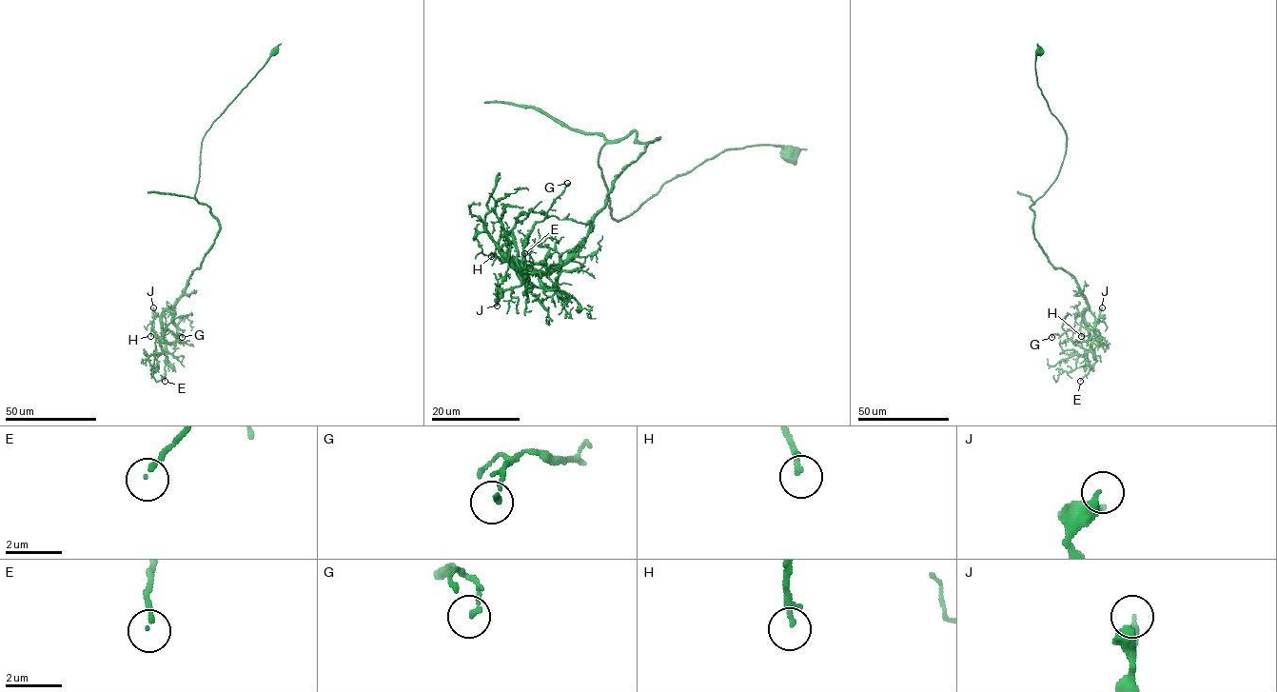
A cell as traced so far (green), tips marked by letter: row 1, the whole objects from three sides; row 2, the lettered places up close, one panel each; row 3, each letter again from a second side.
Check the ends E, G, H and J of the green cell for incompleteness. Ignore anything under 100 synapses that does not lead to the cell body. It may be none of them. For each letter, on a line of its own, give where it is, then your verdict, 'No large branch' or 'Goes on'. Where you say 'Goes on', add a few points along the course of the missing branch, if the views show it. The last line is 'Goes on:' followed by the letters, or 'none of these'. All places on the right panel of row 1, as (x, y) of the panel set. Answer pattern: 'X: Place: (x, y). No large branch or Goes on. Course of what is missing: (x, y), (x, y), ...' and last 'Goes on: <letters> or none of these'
E: Place: (1080, 381). No large branch
G: Place: (1051, 337). No large branch
H: Place: (1081, 336). No large branch
J: Place: (1102, 307). No large branch
Goes on: none of these

